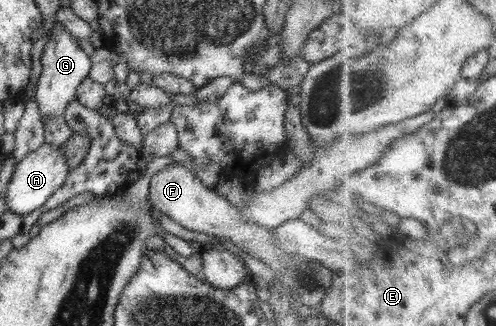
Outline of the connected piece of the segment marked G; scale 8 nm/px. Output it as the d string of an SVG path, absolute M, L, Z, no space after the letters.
M56 21L50 32L52 33L42 54L42 71L36 82L36 96L34 96L43 122L49 116L63 116L66 107L77 98L77 88L89 76L92 68L91 58L81 49L78 40L72 37L59 22Z

